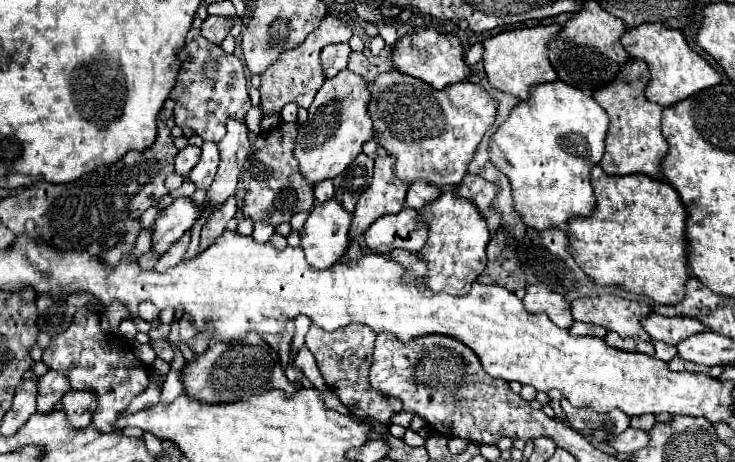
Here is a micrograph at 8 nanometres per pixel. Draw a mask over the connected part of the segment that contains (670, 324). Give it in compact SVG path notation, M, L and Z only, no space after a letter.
M653 312L649 316L645 316L641 320L641 324L645 326L645 332L653 340L661 340L661 342L667 342L667 344L677 344L679 340L685 340L691 334L699 334L699 332L707 330L695 318L687 318L687 316L665 318L665 316L659 316L659 314L653 314Z

